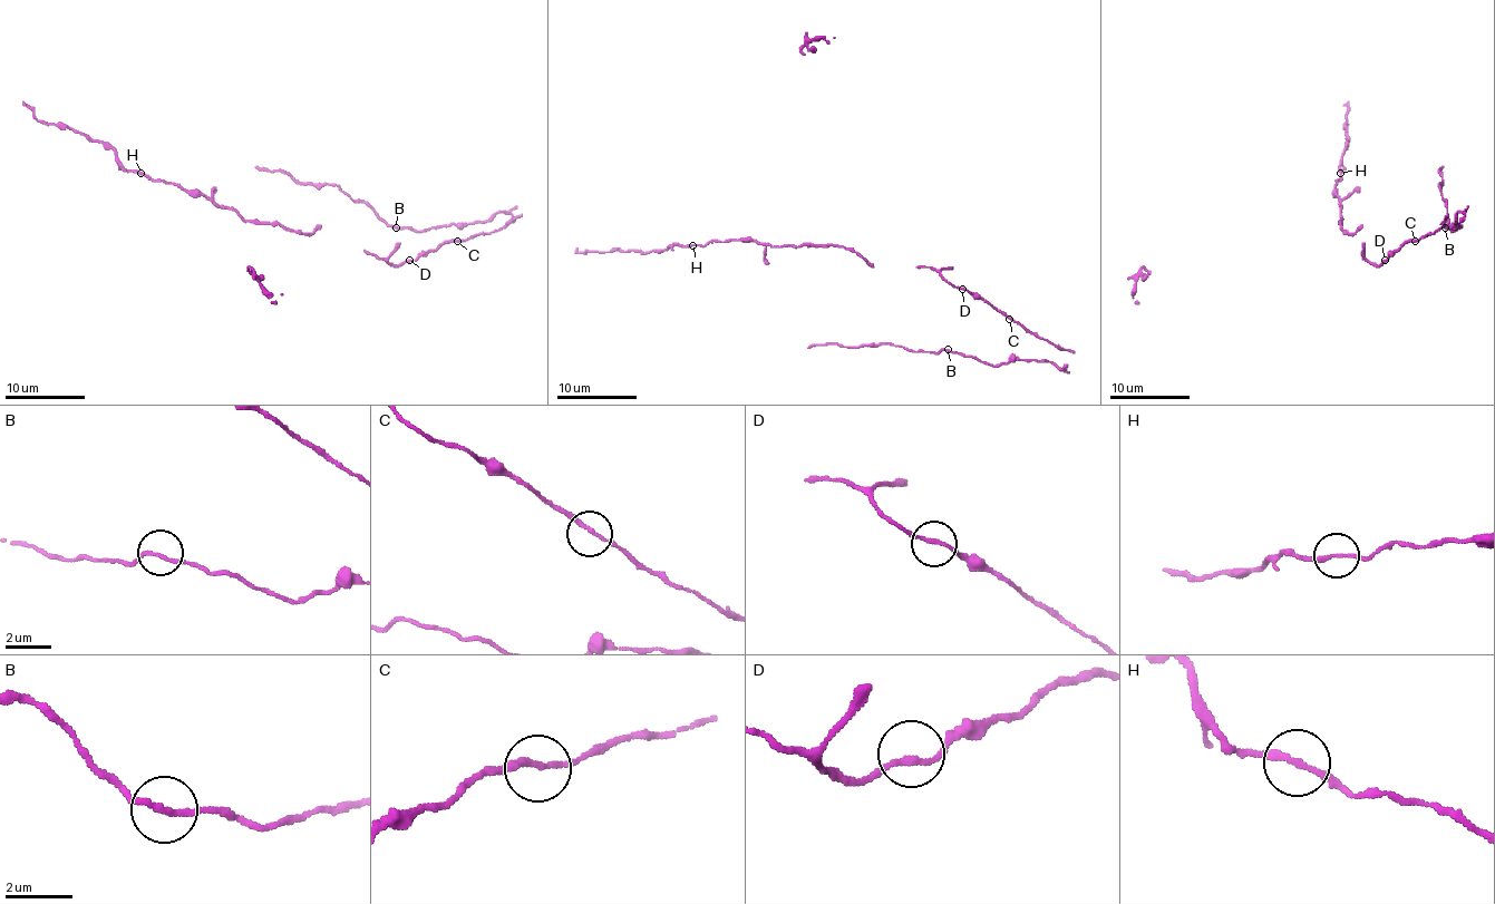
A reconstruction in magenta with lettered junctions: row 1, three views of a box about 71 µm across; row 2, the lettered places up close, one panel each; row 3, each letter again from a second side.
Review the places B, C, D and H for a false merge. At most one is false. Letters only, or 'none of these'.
H

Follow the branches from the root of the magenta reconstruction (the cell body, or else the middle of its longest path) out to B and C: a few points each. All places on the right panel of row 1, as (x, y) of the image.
B: (1382, 261), (1403, 243), (1436, 231), (1448, 215), (1464, 213), (1456, 213), (1456, 230), (1445, 227)
C: (1382, 261), (1403, 243), (1415, 241)

